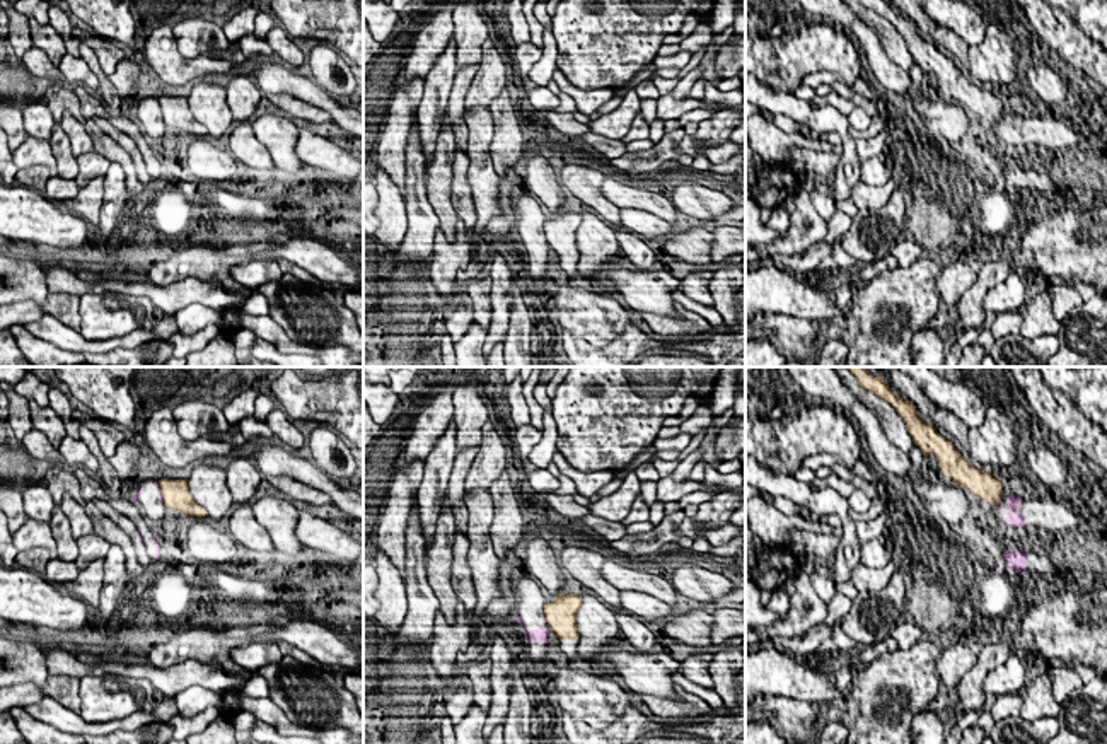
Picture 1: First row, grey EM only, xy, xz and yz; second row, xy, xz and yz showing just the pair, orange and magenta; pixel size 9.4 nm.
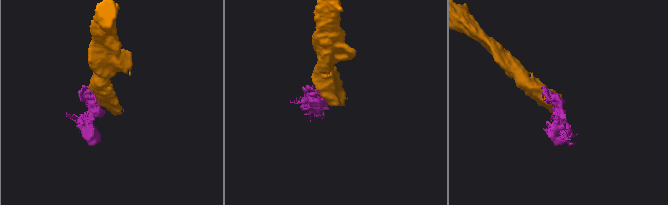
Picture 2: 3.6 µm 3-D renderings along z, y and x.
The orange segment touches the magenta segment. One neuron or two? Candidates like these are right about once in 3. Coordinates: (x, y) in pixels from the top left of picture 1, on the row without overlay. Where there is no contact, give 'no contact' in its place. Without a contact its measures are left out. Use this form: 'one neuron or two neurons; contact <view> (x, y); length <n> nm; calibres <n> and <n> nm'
two neurons; contact xz (550, 244); length 70 nm; calibres 280 and 130 nm

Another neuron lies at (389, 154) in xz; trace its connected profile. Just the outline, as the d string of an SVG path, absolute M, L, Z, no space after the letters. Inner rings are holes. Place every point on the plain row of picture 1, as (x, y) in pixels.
M411 78L397 87L382 125L380 140L375 143L374 162L396 183L401 195L406 195L406 147L409 131L423 97L423 80Z

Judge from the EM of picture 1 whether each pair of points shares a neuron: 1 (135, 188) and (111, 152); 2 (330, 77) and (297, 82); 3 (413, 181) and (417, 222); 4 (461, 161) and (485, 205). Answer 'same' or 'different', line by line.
1: same
2: different
3: same
4: different

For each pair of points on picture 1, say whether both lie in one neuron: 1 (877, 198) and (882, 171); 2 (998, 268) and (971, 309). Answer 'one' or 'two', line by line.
1: one
2: one

